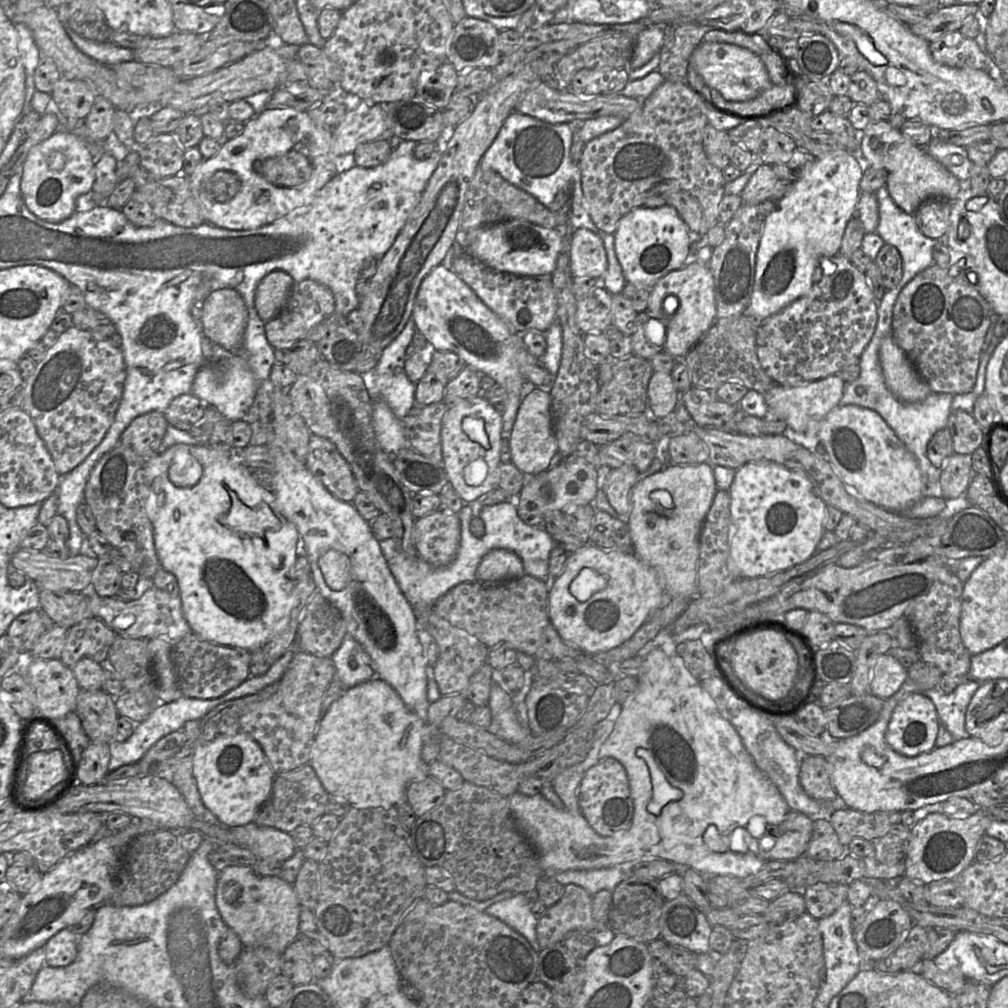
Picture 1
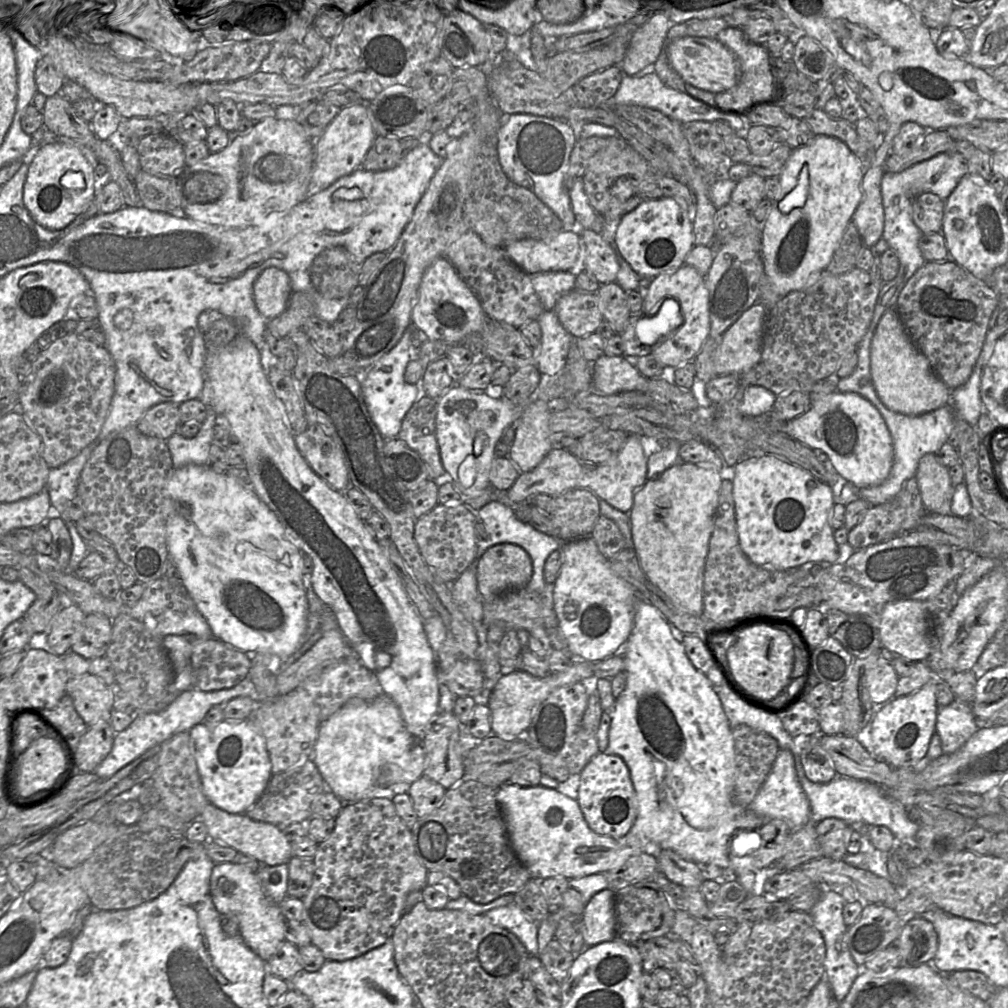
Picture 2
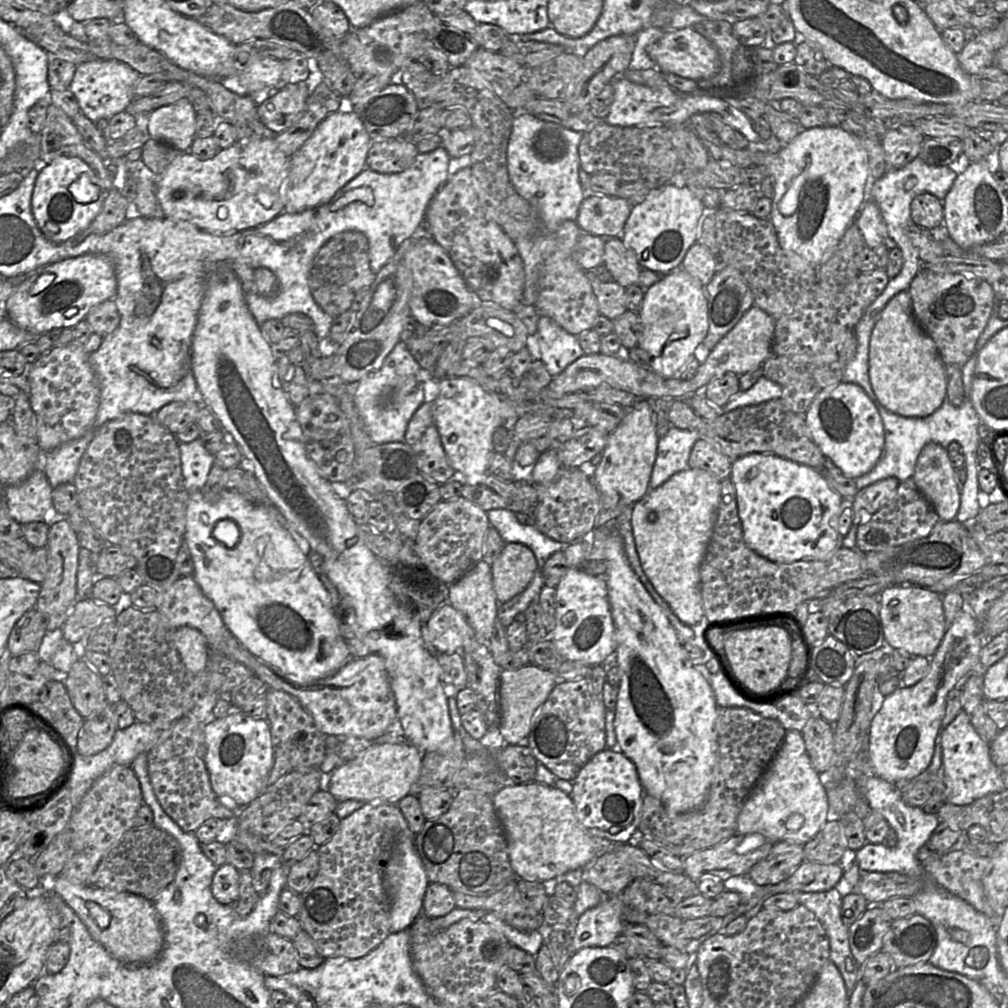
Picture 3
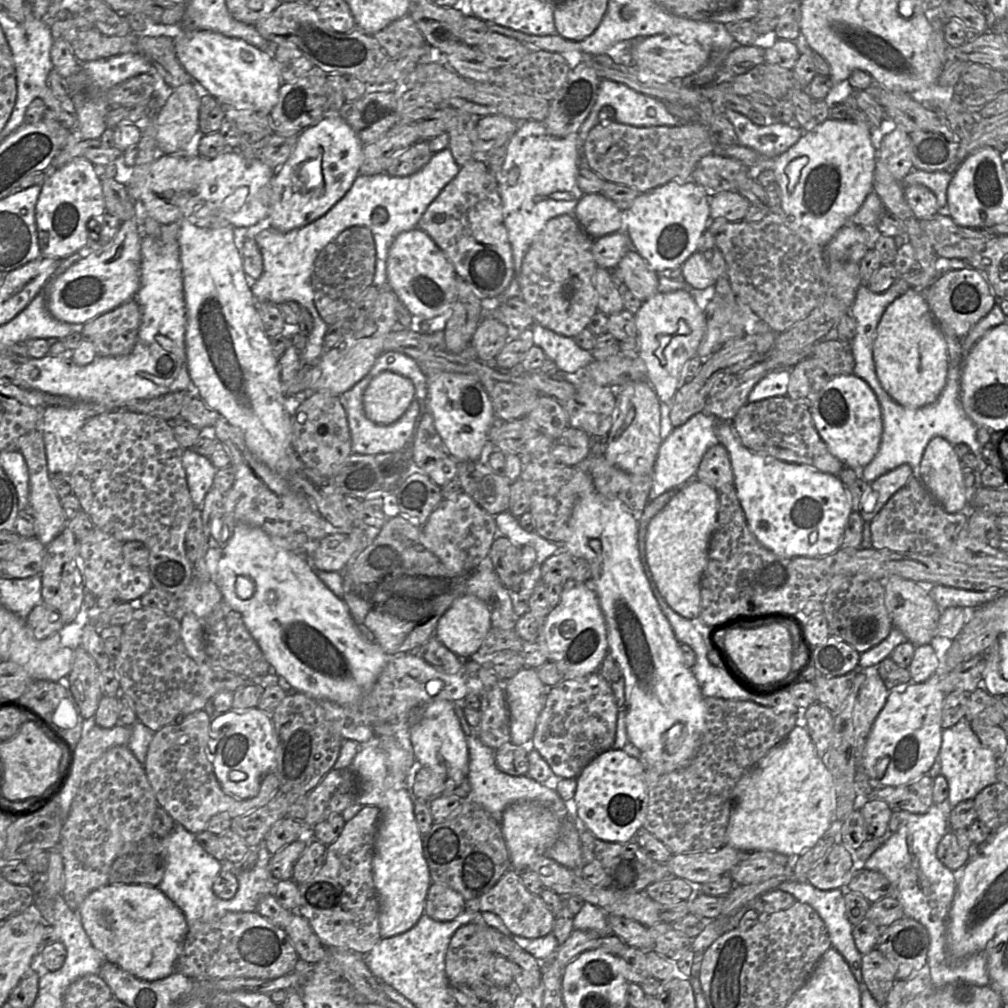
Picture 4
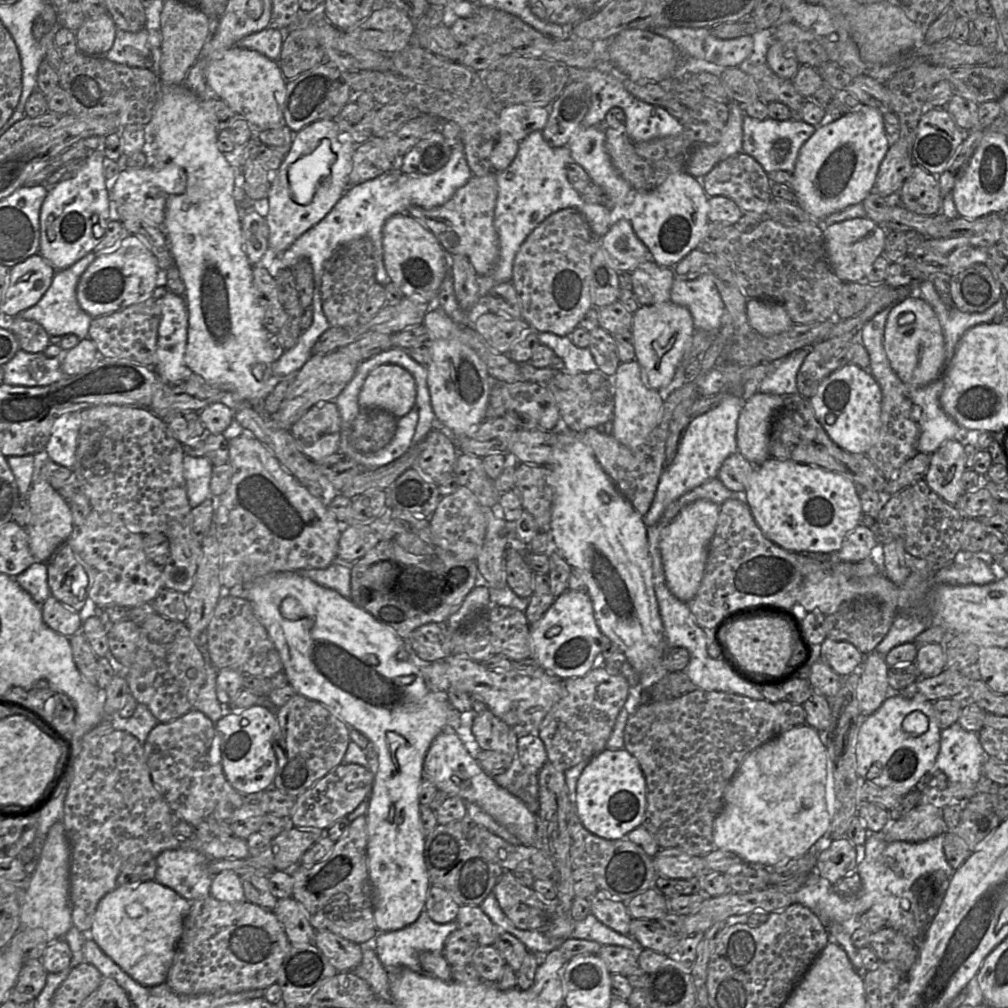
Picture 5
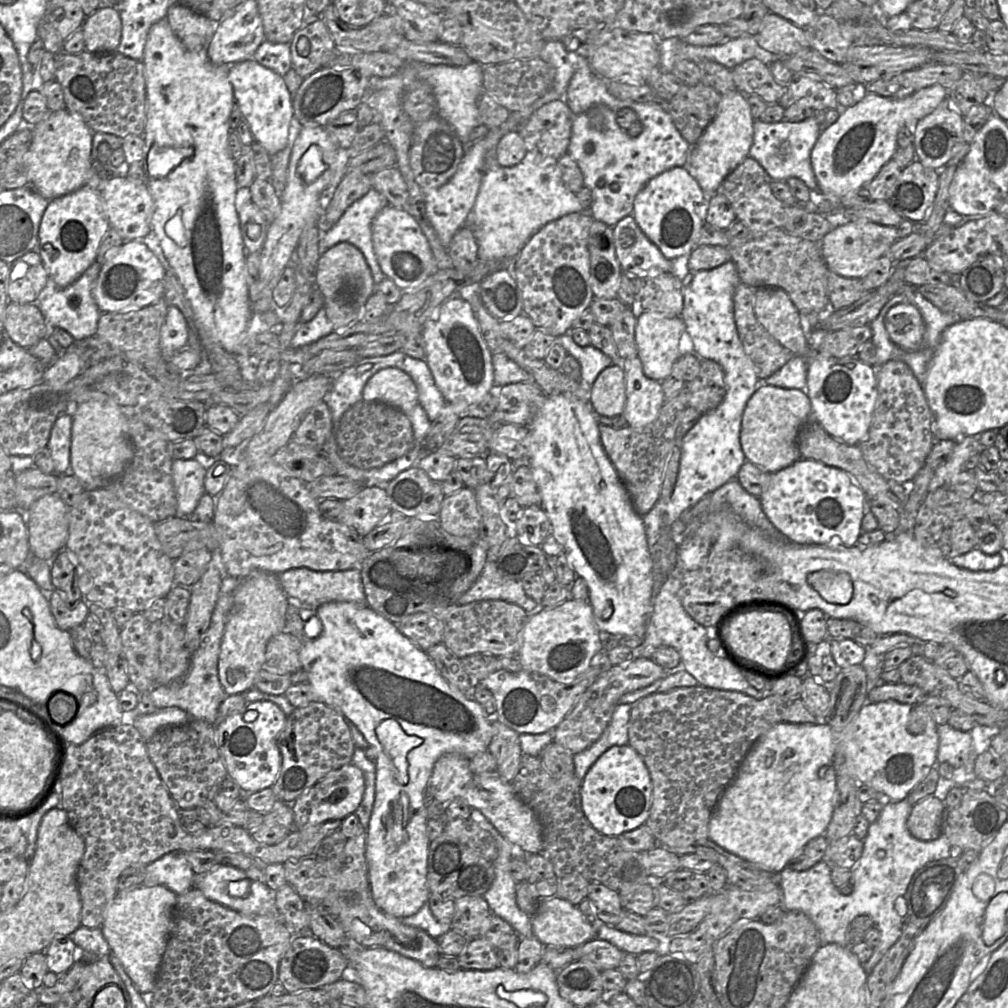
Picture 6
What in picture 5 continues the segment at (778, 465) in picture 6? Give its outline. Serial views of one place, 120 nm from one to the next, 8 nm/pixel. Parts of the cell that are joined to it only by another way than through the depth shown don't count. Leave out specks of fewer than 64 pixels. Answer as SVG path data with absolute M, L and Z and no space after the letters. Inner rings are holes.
M756 392L748 401L738 418L738 451L754 466L772 458L769 438L776 414L784 407L784 398L777 394Z

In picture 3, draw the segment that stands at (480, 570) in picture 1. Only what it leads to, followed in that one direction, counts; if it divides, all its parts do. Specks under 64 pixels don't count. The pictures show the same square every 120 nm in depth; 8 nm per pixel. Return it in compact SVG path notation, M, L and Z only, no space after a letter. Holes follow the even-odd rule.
M506 543L491 563L493 588L499 604L521 593L530 584L537 569L533 551L521 543Z

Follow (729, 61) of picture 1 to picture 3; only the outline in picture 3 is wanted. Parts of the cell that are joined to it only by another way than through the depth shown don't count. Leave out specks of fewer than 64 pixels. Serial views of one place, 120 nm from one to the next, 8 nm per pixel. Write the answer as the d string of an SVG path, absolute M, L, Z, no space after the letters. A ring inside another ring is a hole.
M693 28L666 30L663 36L649 47L648 54L661 73L671 73L696 81L712 77L722 66L716 48Z

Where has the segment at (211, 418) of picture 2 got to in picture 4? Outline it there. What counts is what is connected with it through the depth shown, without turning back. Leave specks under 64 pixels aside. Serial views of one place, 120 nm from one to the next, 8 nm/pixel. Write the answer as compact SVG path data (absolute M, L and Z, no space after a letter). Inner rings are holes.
M190 448L183 451L182 463L192 501L196 507L201 506L206 494L213 487L217 469L209 457Z

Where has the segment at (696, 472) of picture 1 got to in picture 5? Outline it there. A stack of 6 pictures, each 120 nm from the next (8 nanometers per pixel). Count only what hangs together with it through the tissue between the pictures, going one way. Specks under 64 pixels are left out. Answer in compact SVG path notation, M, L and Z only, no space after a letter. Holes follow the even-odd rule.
M699 499L686 505L663 529L660 551L666 583L672 594L685 603L688 603L696 595L701 585L719 511L720 506L716 503Z

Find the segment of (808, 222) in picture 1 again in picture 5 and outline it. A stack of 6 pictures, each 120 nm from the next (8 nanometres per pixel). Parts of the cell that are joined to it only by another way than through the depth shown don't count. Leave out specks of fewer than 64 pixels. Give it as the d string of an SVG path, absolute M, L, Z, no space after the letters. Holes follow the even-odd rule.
M860 103L839 119L816 128L799 151L792 173L796 203L814 220L862 203L873 192L879 166L889 148L881 111Z

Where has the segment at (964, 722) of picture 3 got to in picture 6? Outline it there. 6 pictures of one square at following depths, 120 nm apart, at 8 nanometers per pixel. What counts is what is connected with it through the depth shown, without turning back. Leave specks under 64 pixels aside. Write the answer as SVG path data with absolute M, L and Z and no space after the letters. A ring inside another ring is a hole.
M947 723L937 725L937 733L937 763L948 763L954 769L966 766L967 775L971 775L976 758L972 734L956 730Z

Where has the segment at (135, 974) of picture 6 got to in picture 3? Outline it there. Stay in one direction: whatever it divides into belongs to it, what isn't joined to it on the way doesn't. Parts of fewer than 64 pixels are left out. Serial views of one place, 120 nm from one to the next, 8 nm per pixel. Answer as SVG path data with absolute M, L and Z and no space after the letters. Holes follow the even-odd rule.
M64 876L52 877L52 892L57 893L79 916L90 935L116 959L127 964L154 960L163 947L163 929L152 900L143 896L99 889L74 883Z

